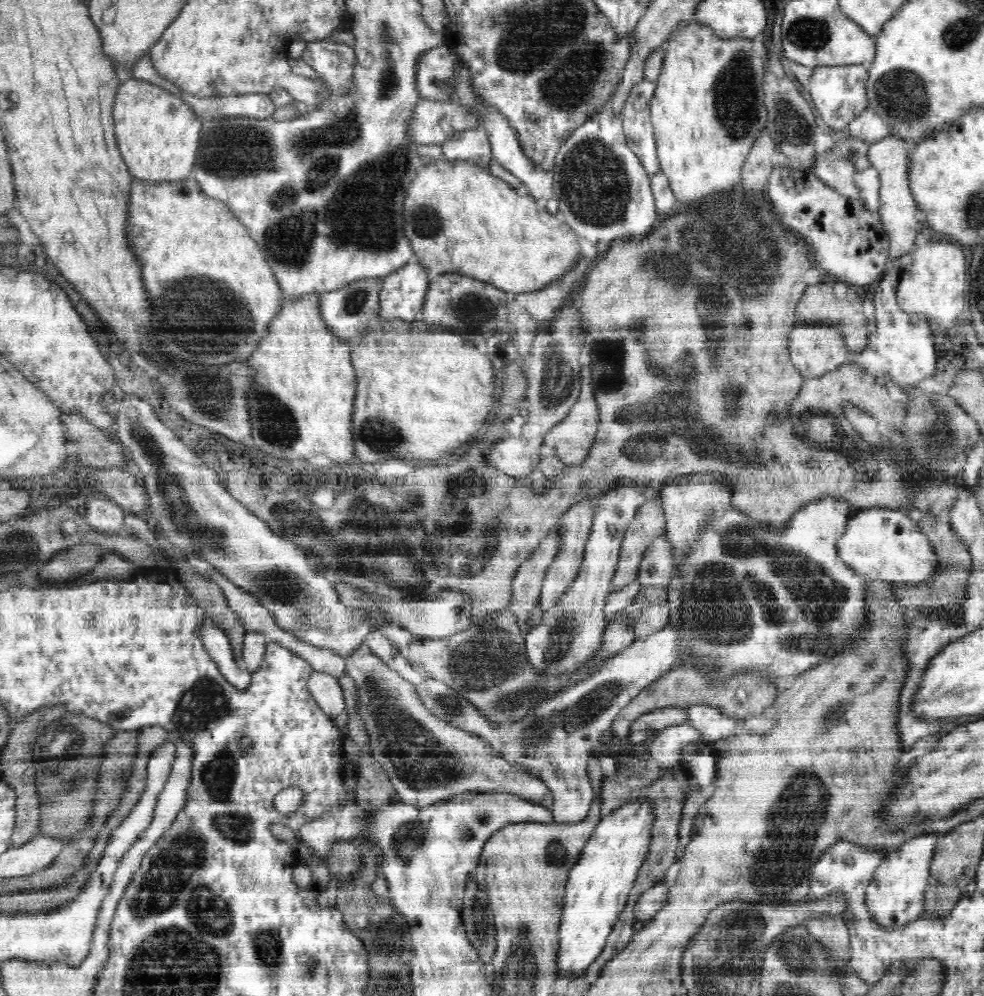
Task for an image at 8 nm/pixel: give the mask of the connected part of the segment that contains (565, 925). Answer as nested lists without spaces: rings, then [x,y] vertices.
[[[636,799],[628,800],[596,825],[581,858],[570,870],[565,887],[556,952],[558,976],[570,980],[580,977],[602,952],[647,858],[652,843],[652,818],[652,803],[648,799]]]

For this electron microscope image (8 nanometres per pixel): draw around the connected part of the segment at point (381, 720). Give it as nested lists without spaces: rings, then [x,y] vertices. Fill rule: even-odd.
[[[360,646],[358,651],[352,652],[352,656],[346,656],[345,663],[347,674],[352,677],[359,692],[357,713],[367,728],[371,755],[382,765],[386,776],[391,780],[394,790],[399,794],[401,807],[427,807],[462,792],[503,792],[552,810],[554,796],[544,781],[531,772],[518,768],[517,764],[504,760],[483,738],[464,732],[434,716],[420,700],[416,687],[374,656],[374,653],[370,651],[363,654]]]

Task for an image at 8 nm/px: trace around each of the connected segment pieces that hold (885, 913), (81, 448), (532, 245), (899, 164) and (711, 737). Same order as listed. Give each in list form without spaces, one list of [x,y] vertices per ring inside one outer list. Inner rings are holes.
[[[922,834],[908,840],[884,857],[865,888],[868,915],[884,928],[898,928],[924,916],[923,898],[930,878],[930,864],[936,850],[938,834]]]
[[[63,412],[67,435],[66,450],[75,462],[93,468],[123,468],[127,451],[120,444],[112,442],[104,430],[94,427],[81,414]]]
[[[443,158],[439,160],[428,160],[428,162],[422,166],[420,173],[408,184],[408,190],[406,190],[403,214],[404,232],[412,245],[415,255],[423,264],[427,272],[428,280],[430,281],[444,273],[456,273],[488,282],[506,293],[522,294],[522,292],[534,292],[534,290],[542,290],[542,288],[549,287],[552,282],[560,280],[568,270],[572,270],[574,266],[578,266],[582,260],[586,259],[578,243],[577,234],[567,224],[560,223],[560,221],[556,219],[556,215],[549,213],[546,210],[545,203],[545,199],[535,199],[529,194],[526,196],[519,194],[511,184],[492,176],[487,169],[484,170],[480,168],[480,166],[471,160],[445,160]]]
[[[892,134],[868,147],[868,160],[880,175],[880,206],[876,211],[889,238],[889,259],[910,256],[913,252],[915,238],[921,231],[920,220],[916,219],[916,212],[919,208],[909,187],[909,152],[912,151],[912,146],[914,143]]]
[[[690,704],[687,708],[687,722],[699,730],[702,742],[713,744],[719,739],[735,735],[735,728],[740,719],[722,714],[718,708],[708,704]]]

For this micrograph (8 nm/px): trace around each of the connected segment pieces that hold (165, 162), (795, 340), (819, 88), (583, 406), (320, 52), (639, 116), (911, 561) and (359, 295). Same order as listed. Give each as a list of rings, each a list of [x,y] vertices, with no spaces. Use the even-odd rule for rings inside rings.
[[[126,78],[117,90],[113,121],[117,147],[133,178],[164,182],[191,176],[203,121],[180,96],[146,80]]]
[[[824,323],[796,324],[789,332],[787,349],[792,365],[794,365],[798,372],[802,373],[804,380],[819,378],[824,373],[840,368],[842,364],[848,362],[849,356],[843,332],[841,332],[839,327],[829,326]]]
[[[862,64],[818,66],[813,69],[809,78],[809,96],[814,101],[816,110],[820,112],[822,122],[831,128],[834,136],[838,131],[846,129],[856,116],[869,107],[865,85],[867,78],[868,70]]]
[[[581,386],[578,401],[568,416],[546,434],[546,452],[557,456],[565,466],[582,464],[599,431],[599,408],[592,386]]]
[[[331,39],[308,41],[306,50],[304,50],[300,61],[311,66],[317,72],[317,75],[321,76],[321,80],[327,84],[327,88],[334,94],[346,96],[346,92],[352,88],[356,55],[351,46],[347,44],[336,44]]]
[[[646,79],[634,84],[621,115],[627,144],[641,160],[640,164],[650,178],[660,170],[649,107],[655,90],[656,84]]]
[[[871,508],[853,510],[846,532],[836,541],[837,555],[844,564],[862,577],[888,583],[923,583],[937,571],[937,554],[922,533],[916,518],[896,509]]]
[[[368,278],[354,280],[344,288],[324,292],[319,298],[319,309],[322,320],[328,325],[330,332],[346,341],[354,341],[367,332],[367,326],[379,314],[380,286],[378,279]]]

